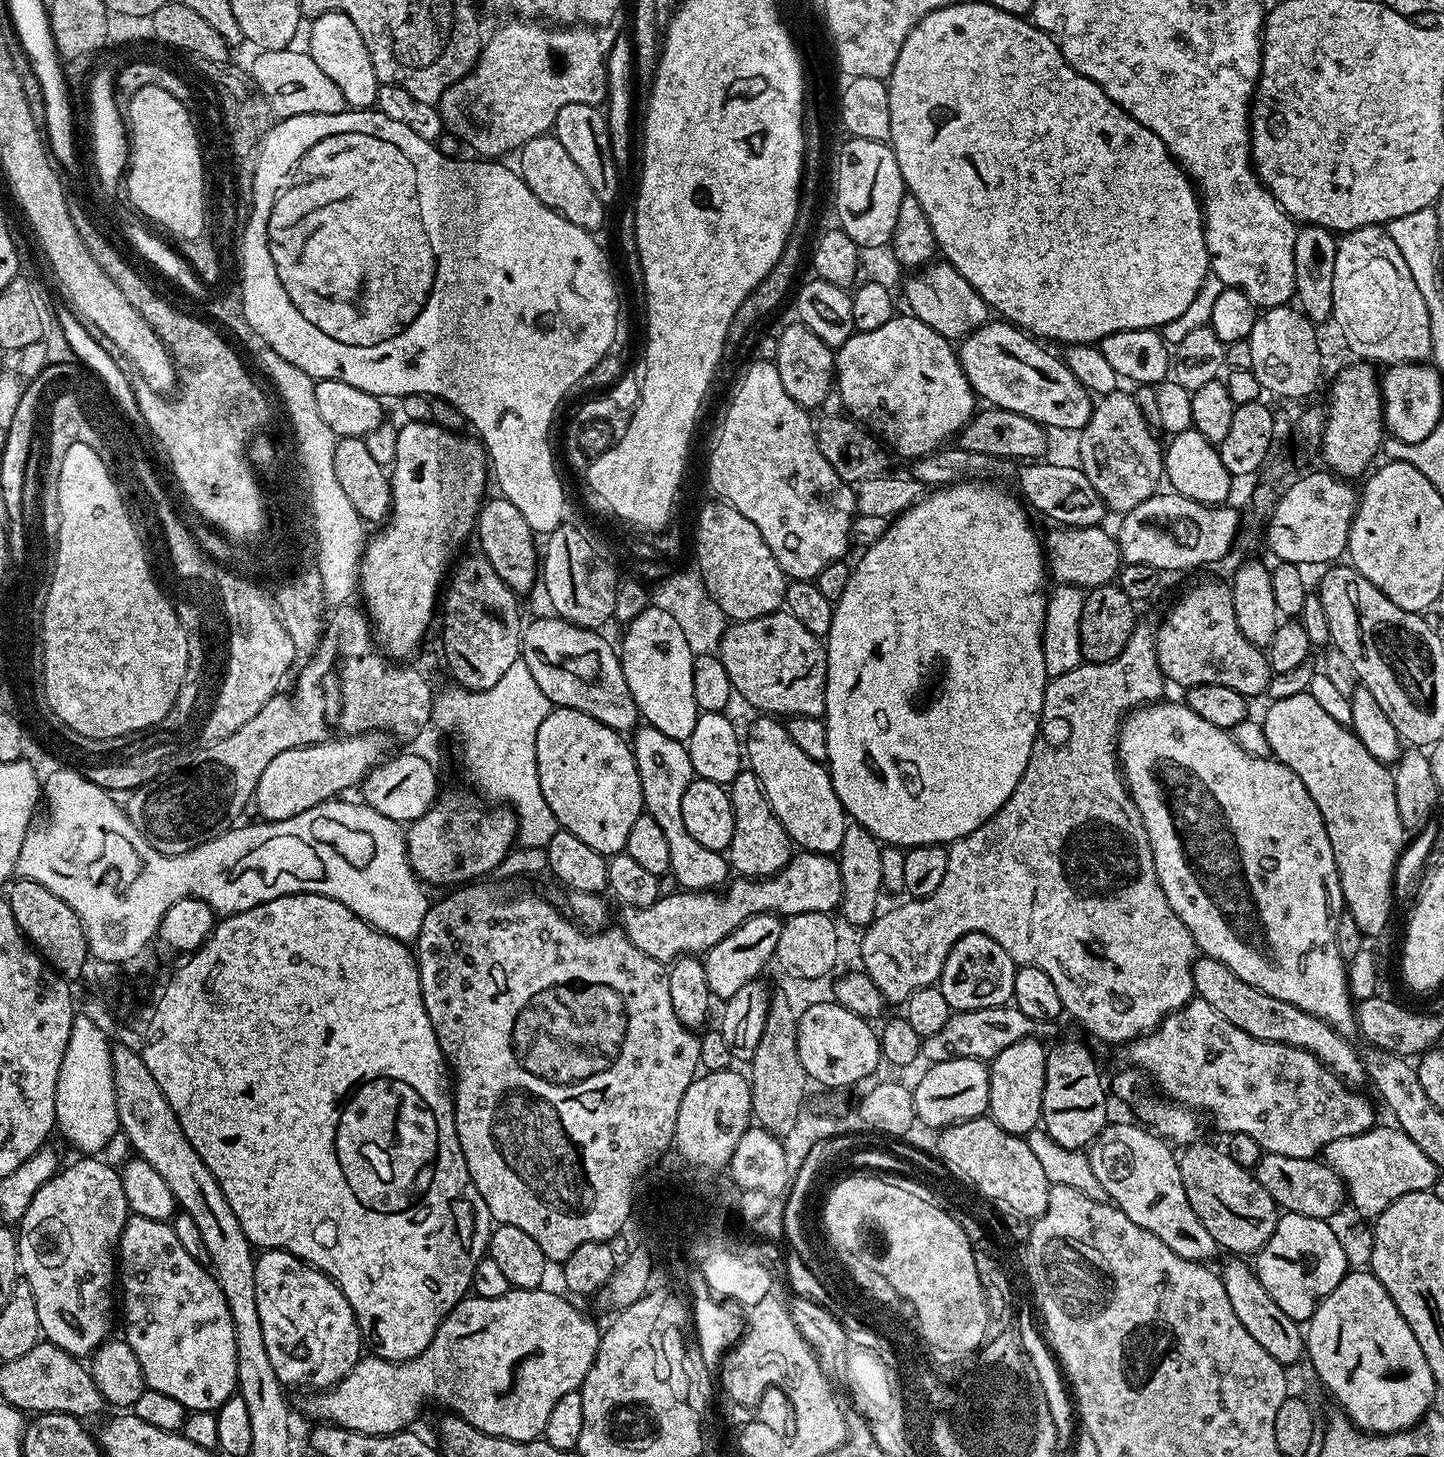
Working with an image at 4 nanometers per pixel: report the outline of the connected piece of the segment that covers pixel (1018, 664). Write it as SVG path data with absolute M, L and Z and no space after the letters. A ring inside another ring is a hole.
M973 478L937 487L912 508L895 517L882 538L863 549L861 556L864 557L855 561L850 582L846 582L842 598L835 601L832 609L832 625L826 637L828 681L823 714L828 730L826 767L845 813L855 823L866 826L870 834L888 846L905 850L923 844L947 846L978 830L978 826L989 820L1003 806L1006 798L1014 794L1014 786L1018 786L1026 770L1032 744L1036 741L1036 732L1040 729L1044 687L1050 679L1044 661L1044 619L1048 597L1045 589L1040 589L1044 578L1046 580L1045 553L1042 551L1041 537L1036 537L1036 532L1028 521L1029 509L1006 489L988 483L996 482ZM934 662L937 666L944 664L946 678L942 698L936 700L934 707L925 712L915 712L910 706L910 698L915 694L916 688L920 688L920 680L924 680L922 673L932 669Z

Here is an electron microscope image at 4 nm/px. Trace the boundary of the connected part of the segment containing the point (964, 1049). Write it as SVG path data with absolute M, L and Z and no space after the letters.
M1001 1006L999 1008L983 1008L969 1012L953 1011L951 1018L938 1030L938 1034L923 1037L922 1056L929 1065L946 1062L954 1058L974 1058L991 1062L1006 1046L1014 1046L1014 1042L1029 1038L1045 1038L1052 1032L1051 1023L1026 1018L1022 1010L1014 1006Z

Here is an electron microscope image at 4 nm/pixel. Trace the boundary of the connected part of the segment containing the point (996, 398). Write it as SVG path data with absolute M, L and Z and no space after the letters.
M992 318L959 341L958 355L972 391L985 405L1017 412L1048 430L1081 430L1091 417L1094 397L1070 374L1057 353L1055 356L1043 347L1047 348L1024 329Z

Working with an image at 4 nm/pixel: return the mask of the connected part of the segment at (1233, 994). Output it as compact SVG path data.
M1203 954L1197 955L1196 961L1192 963L1192 977L1195 995L1210 1002L1210 1006L1214 1006L1214 1010L1218 1010L1218 1014L1222 1014L1226 1022L1238 1026L1238 1030L1250 1034L1250 1038L1304 1048L1312 1052L1349 1088L1360 1090L1365 1087L1363 1084L1369 1083L1361 1053L1356 1053L1352 1042L1334 1031L1322 1018L1312 1016L1306 1010L1298 1010L1298 1006L1282 1002L1282 998L1274 998L1250 986L1250 982L1242 982L1242 978L1234 974L1234 970Z

